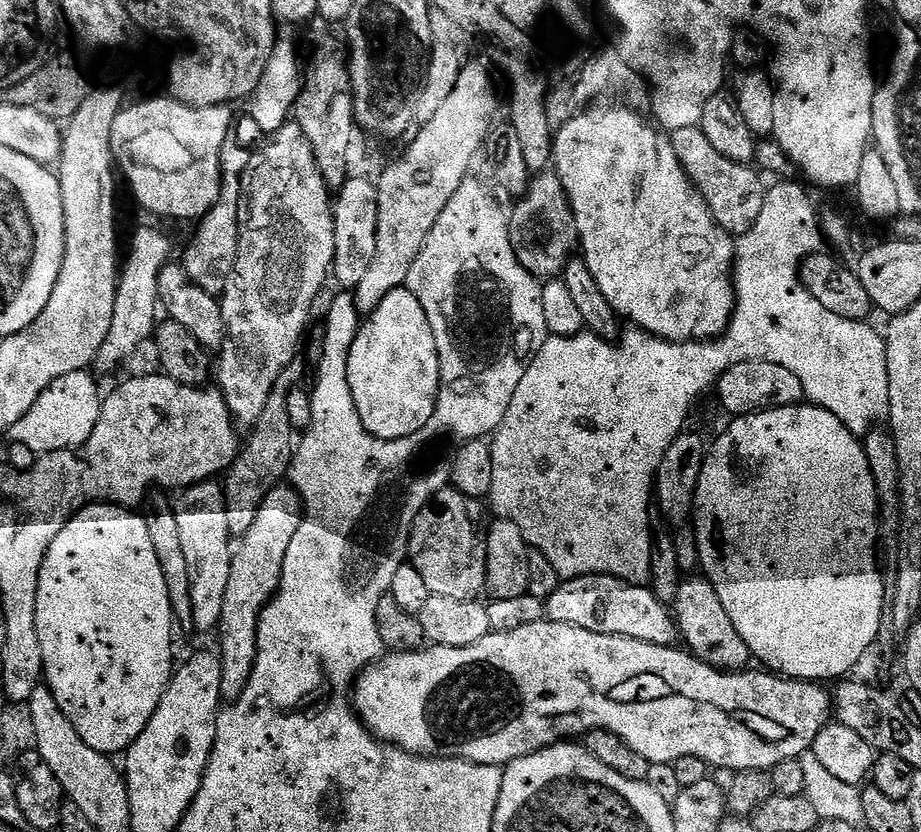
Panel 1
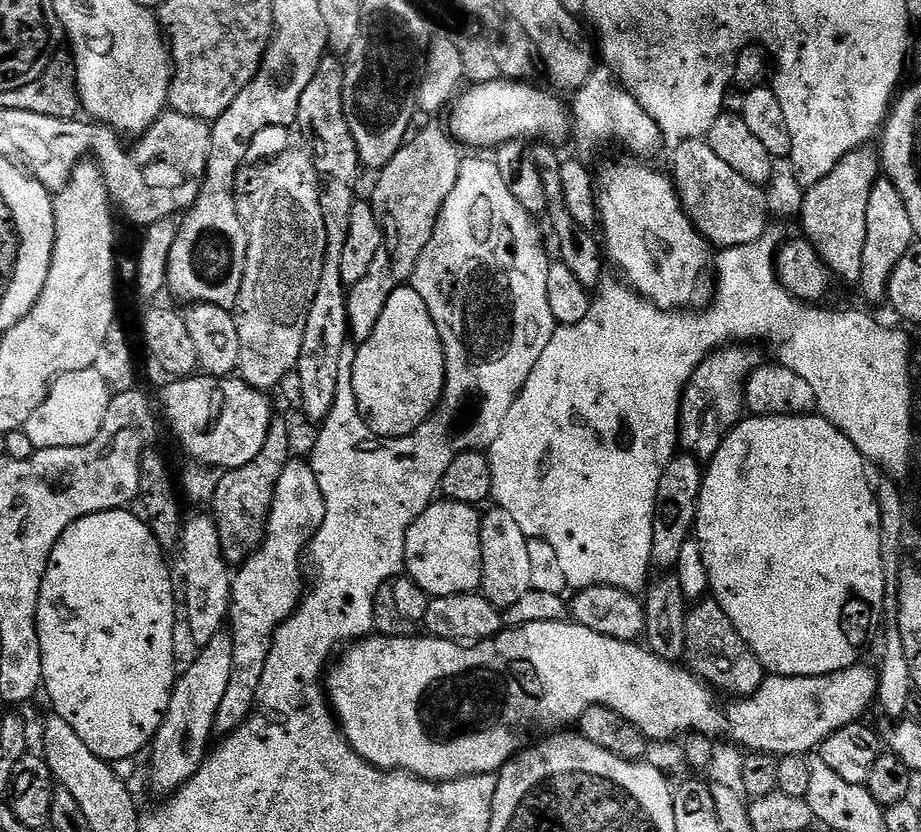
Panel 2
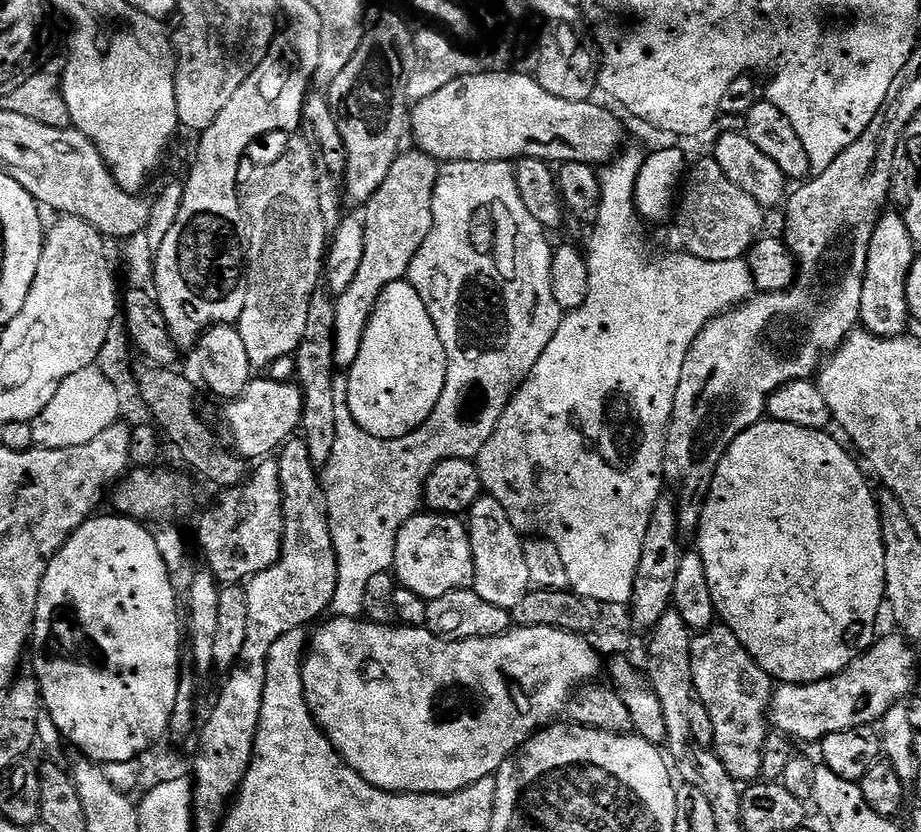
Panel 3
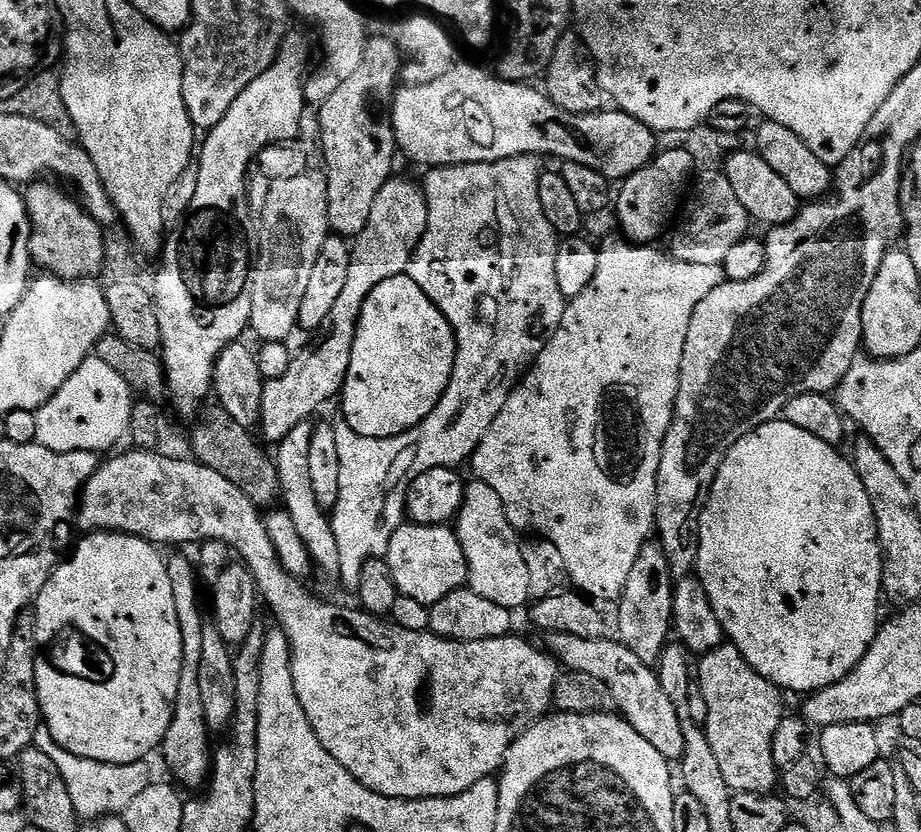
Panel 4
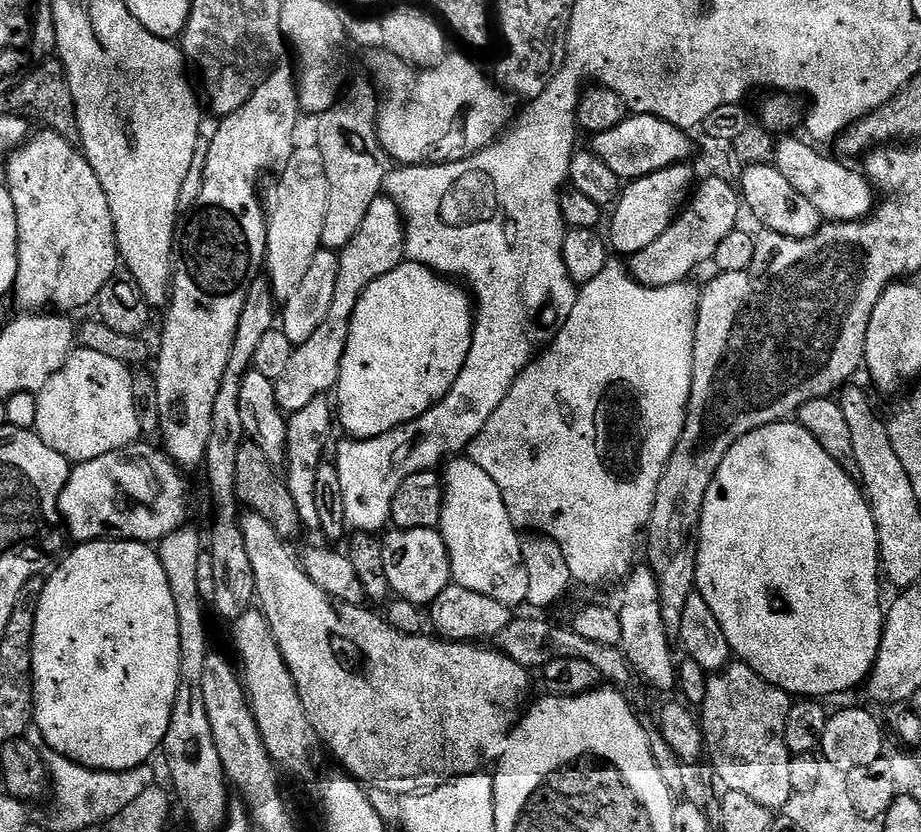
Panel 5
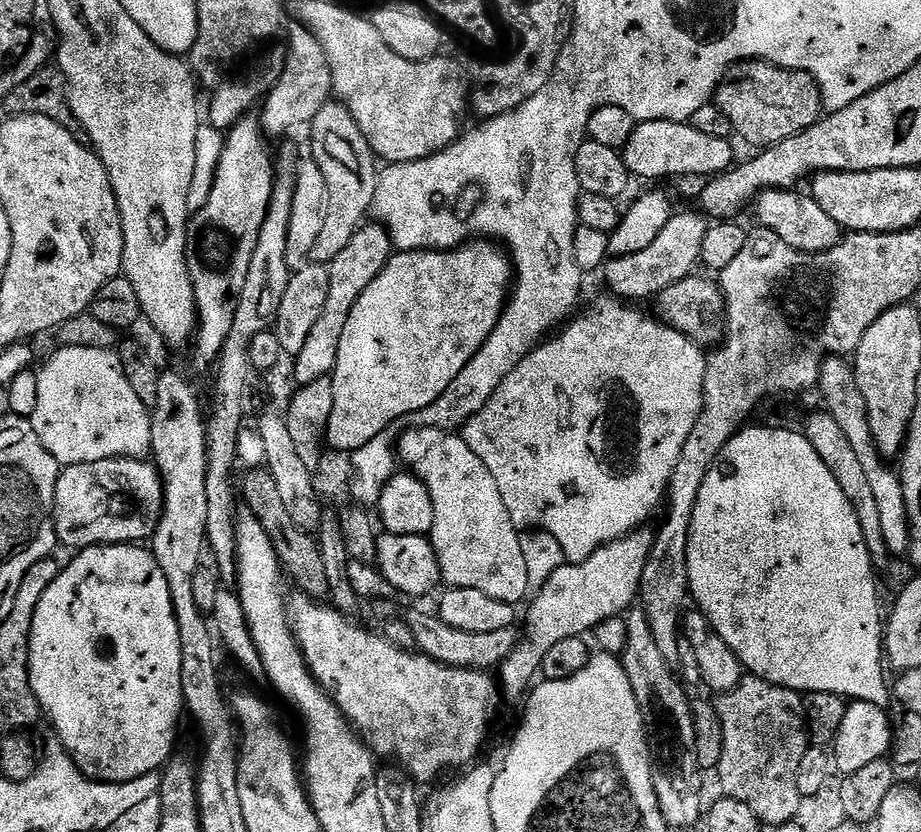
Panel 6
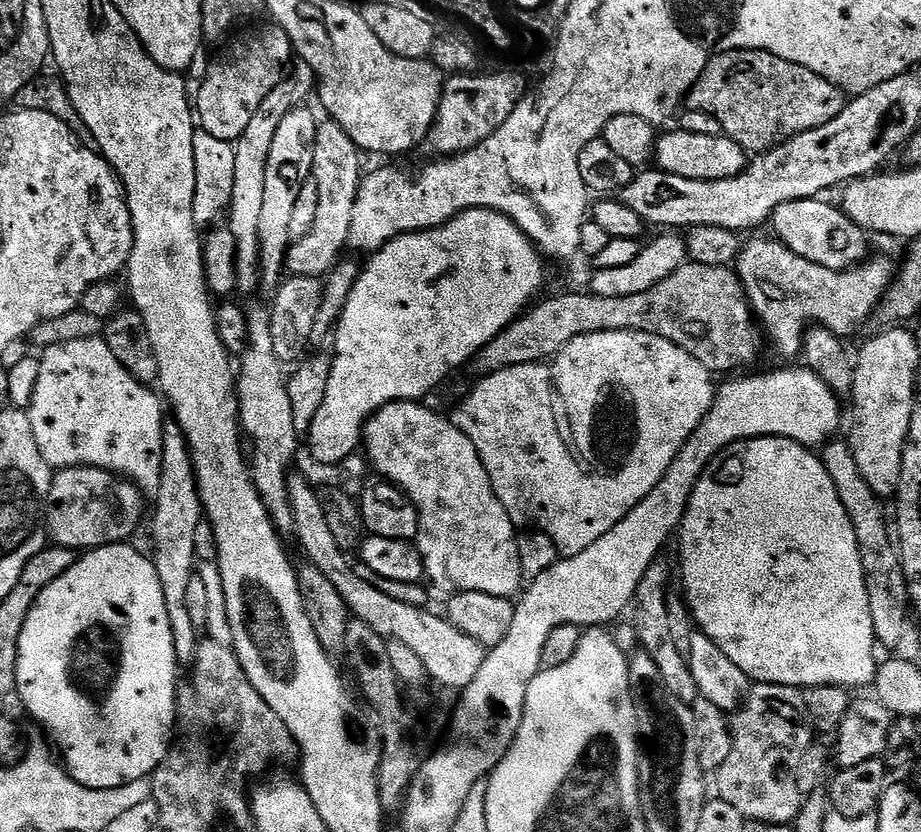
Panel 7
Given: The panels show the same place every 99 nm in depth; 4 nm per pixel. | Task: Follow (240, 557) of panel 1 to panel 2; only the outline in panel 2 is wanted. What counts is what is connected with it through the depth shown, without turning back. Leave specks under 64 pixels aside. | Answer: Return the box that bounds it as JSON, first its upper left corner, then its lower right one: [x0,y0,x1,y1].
[215,458,326,734]

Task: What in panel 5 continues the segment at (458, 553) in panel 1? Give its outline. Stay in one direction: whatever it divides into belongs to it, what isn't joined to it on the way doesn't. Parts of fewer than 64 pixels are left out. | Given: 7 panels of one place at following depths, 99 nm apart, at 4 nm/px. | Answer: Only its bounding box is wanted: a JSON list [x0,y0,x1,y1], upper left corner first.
[381,528,452,606]

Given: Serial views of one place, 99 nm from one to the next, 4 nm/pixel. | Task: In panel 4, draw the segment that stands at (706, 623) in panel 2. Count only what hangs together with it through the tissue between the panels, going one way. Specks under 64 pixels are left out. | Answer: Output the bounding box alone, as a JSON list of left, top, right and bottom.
[698,642,786,793]

